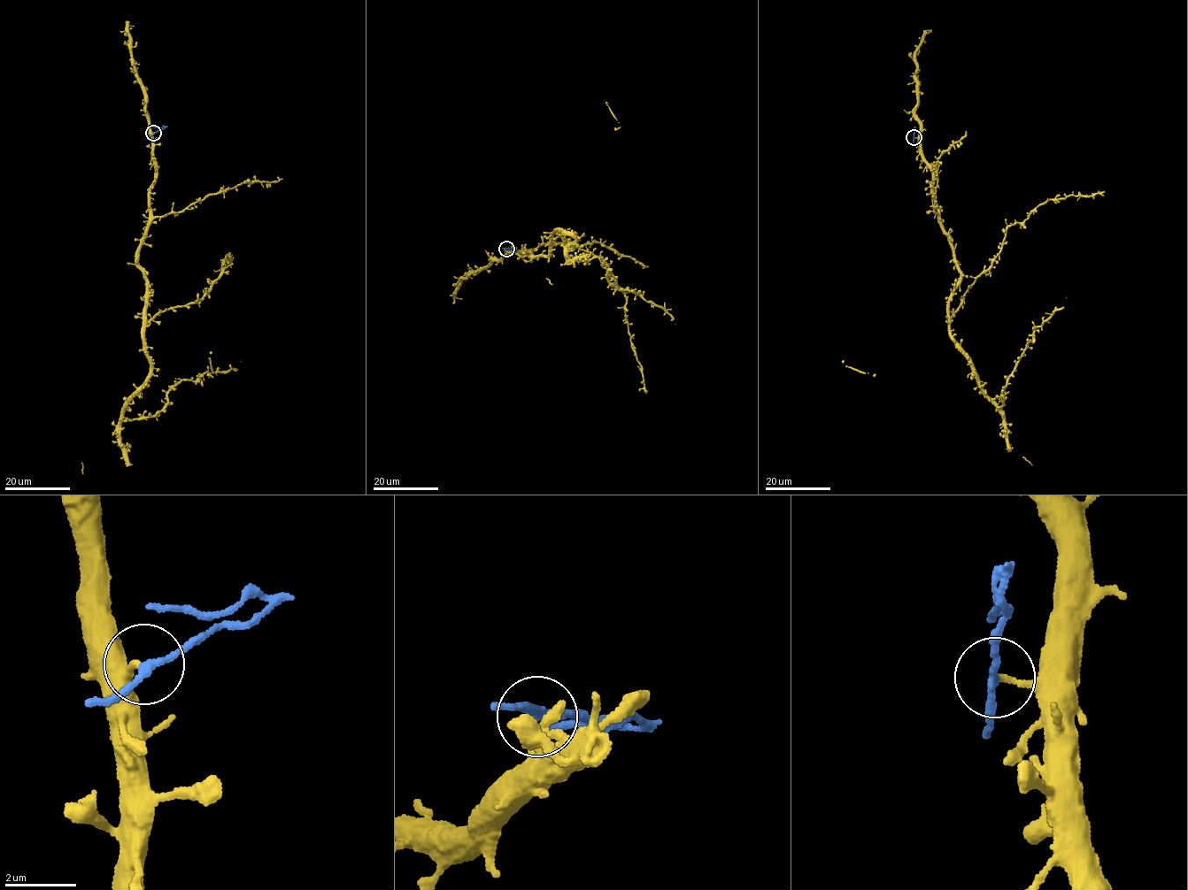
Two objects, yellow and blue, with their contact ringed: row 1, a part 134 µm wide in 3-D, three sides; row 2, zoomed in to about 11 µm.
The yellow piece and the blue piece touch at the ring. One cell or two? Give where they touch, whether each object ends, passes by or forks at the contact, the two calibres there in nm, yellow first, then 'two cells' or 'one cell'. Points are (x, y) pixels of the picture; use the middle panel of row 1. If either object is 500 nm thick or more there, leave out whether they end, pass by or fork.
(506, 249) | yellow ends | blue passes by | 160/200 nm | two cells

